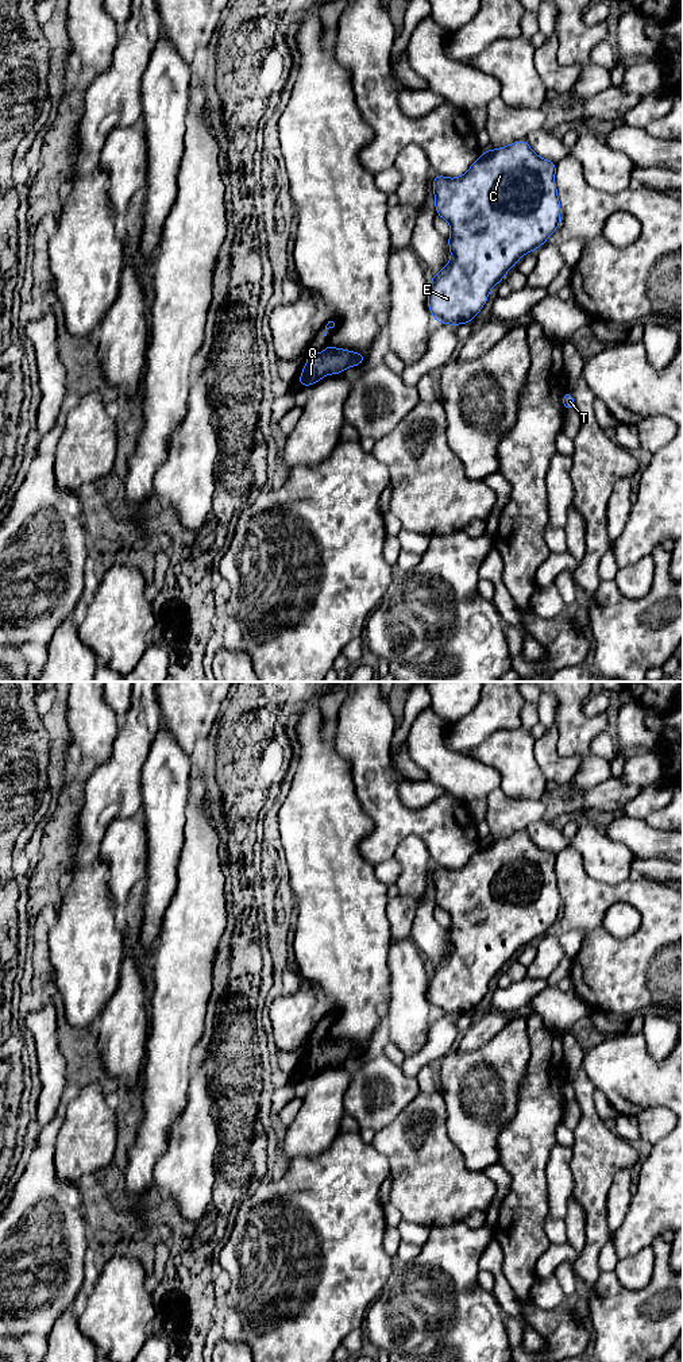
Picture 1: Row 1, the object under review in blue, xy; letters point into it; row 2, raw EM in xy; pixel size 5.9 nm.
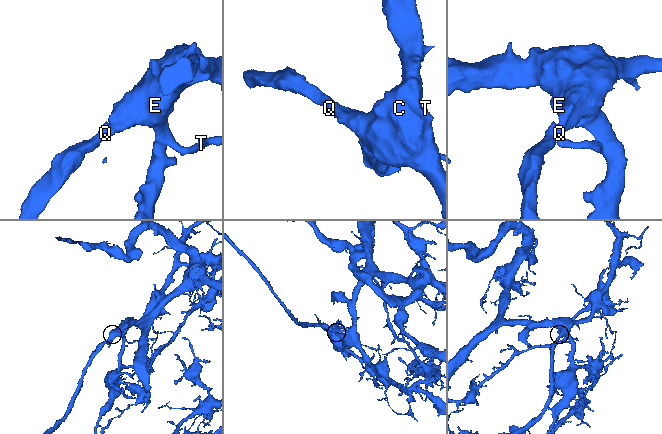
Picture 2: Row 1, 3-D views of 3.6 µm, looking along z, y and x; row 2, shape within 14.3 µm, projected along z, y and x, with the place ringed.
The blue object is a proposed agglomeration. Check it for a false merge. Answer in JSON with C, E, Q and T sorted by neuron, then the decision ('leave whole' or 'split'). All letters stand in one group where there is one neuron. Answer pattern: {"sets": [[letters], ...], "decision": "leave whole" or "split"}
{"sets": [["C", "E", "Q", "T"]], "decision": "leave whole"}

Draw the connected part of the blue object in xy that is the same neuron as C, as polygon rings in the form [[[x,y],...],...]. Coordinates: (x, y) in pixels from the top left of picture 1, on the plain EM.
[[[517,832],[509,837],[486,841],[456,869],[435,865],[432,875],[435,899],[451,918],[447,930],[451,950],[436,966],[431,969],[428,983],[428,1000],[433,1011],[448,1016],[468,1015],[485,998],[490,981],[498,976],[506,964],[530,942],[536,942],[559,919],[562,898],[555,875],[556,853],[540,849],[528,836]]]

